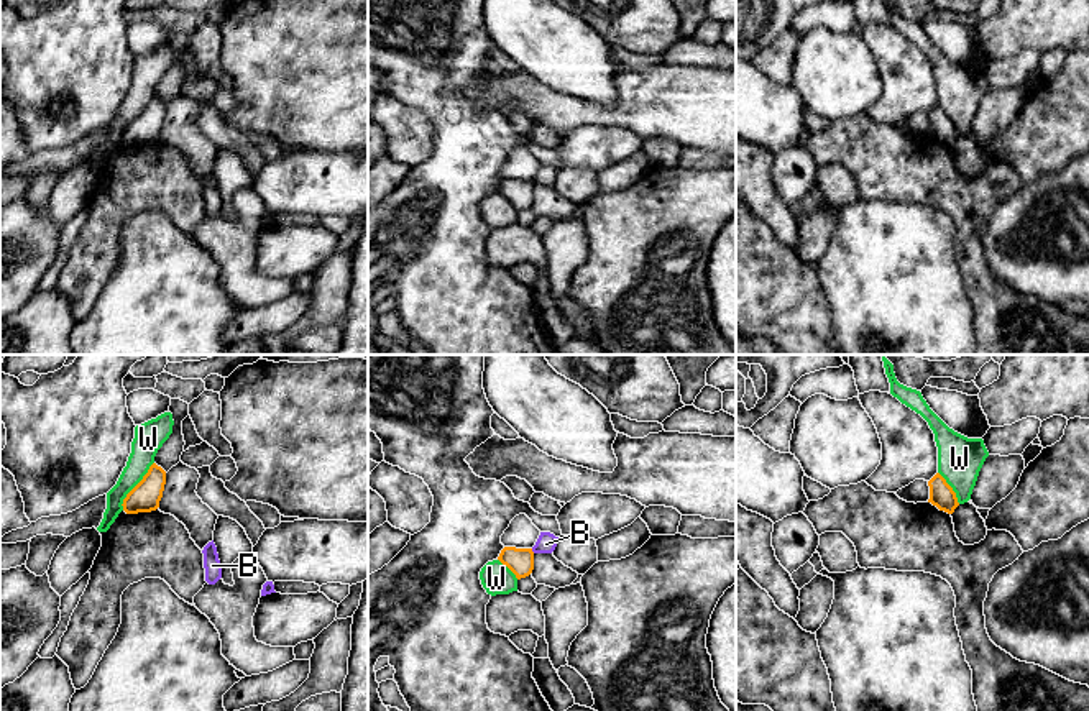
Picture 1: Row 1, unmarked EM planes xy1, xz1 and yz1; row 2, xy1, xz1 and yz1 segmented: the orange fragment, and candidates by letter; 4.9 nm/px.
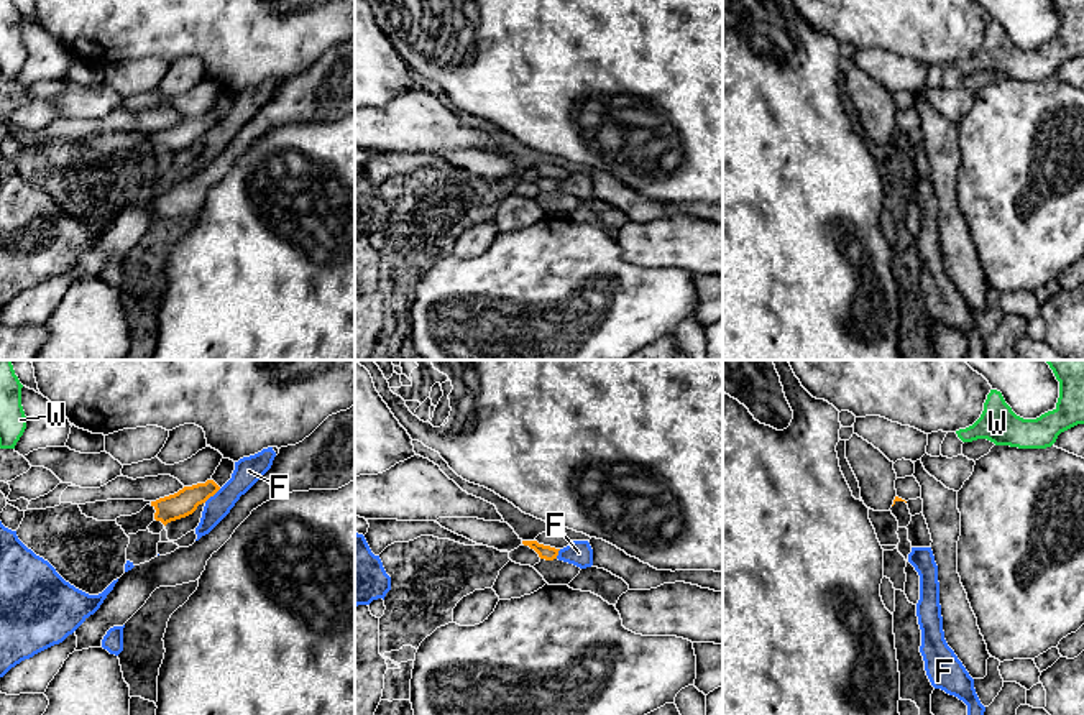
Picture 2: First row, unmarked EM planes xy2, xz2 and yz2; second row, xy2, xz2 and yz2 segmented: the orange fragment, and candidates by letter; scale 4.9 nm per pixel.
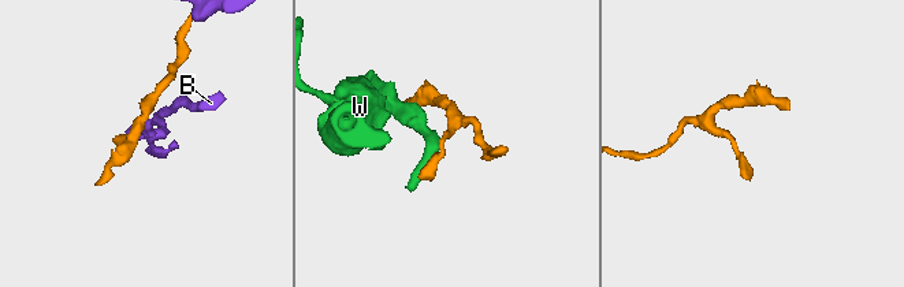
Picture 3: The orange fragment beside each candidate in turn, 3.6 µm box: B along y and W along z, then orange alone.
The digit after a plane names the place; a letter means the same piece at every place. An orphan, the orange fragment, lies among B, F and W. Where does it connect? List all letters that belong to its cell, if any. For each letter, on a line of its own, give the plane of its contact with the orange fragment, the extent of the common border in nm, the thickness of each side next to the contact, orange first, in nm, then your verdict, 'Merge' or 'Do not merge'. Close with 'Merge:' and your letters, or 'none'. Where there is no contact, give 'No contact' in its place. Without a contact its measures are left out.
B: Touches orange in xz1. Shared border 30 nm. Thickness 130 nm (orange) against 100 nm. Do not merge
F: Touches orange in xy2. Shared border 110 nm. Thickness 130 nm (orange) against 140 nm. Do not merge
W: Touches orange in xy1. Shared border 280 nm. Thickness 150 nm (orange) against 140 nm. Do not merge
Merge: none

